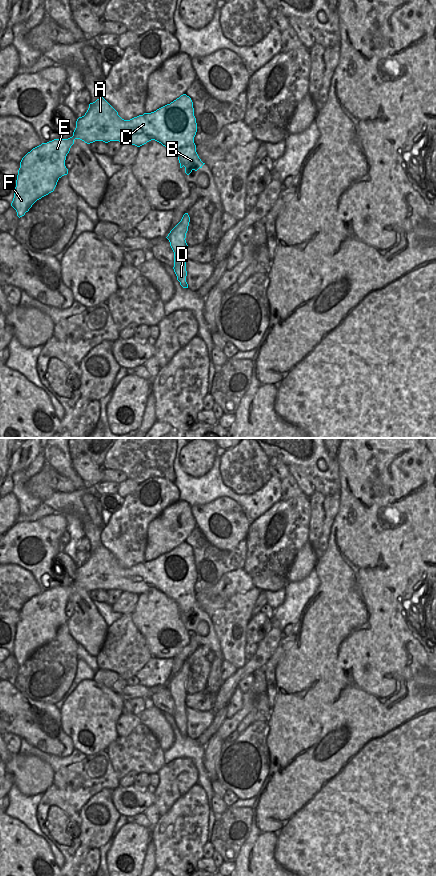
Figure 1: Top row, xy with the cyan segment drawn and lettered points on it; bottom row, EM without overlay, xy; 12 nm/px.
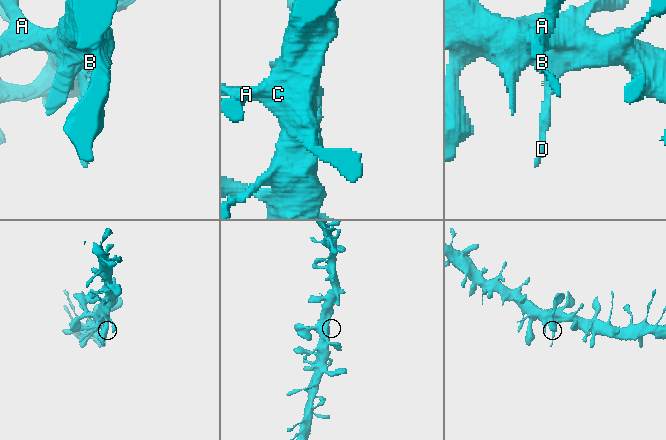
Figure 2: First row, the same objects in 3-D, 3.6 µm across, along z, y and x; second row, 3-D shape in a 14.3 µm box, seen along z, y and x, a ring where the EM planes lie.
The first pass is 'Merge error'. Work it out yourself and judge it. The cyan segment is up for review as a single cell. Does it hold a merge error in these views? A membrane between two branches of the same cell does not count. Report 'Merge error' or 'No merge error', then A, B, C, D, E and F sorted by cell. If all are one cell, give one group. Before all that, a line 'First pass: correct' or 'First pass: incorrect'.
First pass: incorrect
No merge error. Groups: A B C D E F.

